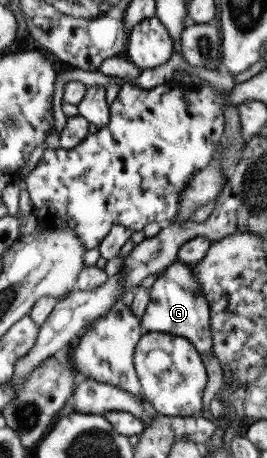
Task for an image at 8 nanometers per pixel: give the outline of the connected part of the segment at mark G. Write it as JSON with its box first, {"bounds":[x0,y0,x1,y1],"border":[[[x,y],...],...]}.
{"bounds":[139,261,212,356],"border":[[[174,261],[163,271],[149,287],[149,300],[139,322],[147,332],[163,332],[181,336],[190,341],[200,356],[205,355],[212,346],[209,329],[210,309],[202,296],[202,288],[199,288],[193,276],[193,268],[190,263]]]}

